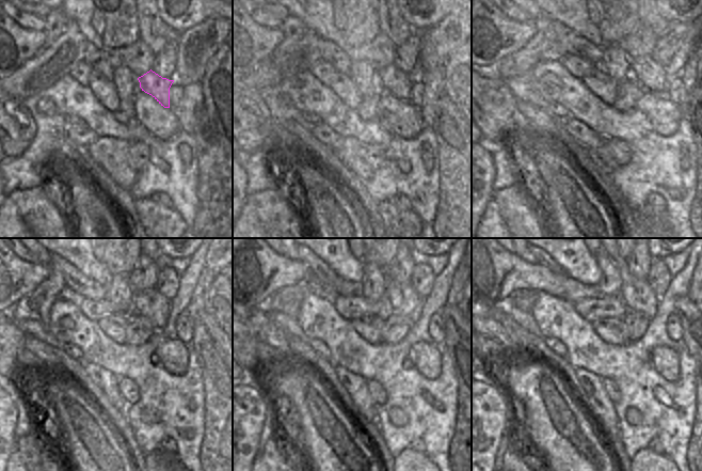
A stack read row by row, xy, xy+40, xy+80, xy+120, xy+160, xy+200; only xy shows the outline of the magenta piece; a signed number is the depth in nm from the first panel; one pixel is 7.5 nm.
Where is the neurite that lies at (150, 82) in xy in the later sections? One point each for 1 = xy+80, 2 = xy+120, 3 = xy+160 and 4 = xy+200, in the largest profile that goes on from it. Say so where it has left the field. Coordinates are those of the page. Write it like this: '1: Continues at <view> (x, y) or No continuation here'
1: Continues at xy+80 (638, 76)
2: Continues at xy+120 (163, 307)
3: Continues at xy+160 (403, 300)
4: Continues at xy+200 (637, 294)

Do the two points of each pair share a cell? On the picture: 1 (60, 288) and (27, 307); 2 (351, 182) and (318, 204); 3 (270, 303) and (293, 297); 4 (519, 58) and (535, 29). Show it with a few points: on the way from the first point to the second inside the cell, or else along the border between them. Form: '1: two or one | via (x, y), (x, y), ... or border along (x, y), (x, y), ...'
1: one | via (51, 294), (42, 302), (35, 304)
2: two | border along (330, 167), (363, 204)
3: one | via (275, 302), (288, 299)
4: one | via (526, 50), (532, 36)

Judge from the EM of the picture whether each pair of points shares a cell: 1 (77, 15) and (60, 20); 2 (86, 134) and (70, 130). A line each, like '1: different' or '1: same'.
1: different
2: same

